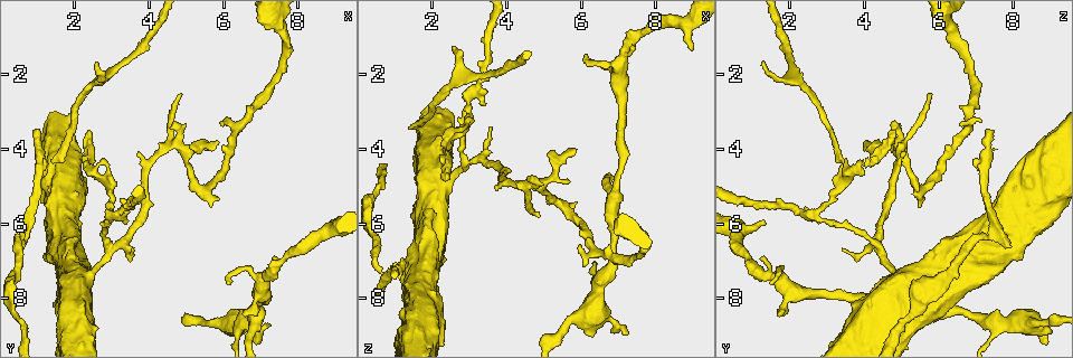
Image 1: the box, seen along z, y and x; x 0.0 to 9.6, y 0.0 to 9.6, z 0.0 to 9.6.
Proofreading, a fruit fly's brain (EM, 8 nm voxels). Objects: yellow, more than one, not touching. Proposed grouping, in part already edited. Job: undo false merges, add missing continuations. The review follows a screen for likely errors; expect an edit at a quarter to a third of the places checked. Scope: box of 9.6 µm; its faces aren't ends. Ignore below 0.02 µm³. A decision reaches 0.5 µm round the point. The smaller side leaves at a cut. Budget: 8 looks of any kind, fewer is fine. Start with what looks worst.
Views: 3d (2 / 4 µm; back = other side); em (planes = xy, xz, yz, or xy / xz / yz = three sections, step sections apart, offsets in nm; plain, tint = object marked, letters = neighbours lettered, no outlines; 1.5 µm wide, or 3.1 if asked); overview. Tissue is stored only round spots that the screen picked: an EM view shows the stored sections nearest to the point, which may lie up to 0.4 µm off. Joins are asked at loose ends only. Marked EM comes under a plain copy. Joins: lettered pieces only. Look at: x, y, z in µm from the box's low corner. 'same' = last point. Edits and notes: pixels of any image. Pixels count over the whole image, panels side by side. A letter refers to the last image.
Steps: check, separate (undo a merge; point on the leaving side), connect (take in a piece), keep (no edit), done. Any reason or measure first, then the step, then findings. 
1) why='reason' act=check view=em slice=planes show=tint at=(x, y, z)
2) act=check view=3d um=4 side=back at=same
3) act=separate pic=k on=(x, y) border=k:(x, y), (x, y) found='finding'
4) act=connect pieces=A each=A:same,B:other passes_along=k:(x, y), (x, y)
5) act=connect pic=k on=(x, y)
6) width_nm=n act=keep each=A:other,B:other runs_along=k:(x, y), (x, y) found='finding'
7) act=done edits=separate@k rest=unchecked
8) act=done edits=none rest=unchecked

why='branch stops here' act=check view=em slice=yz step=4 show=letters at=(9.05, 6.00, 1.30)

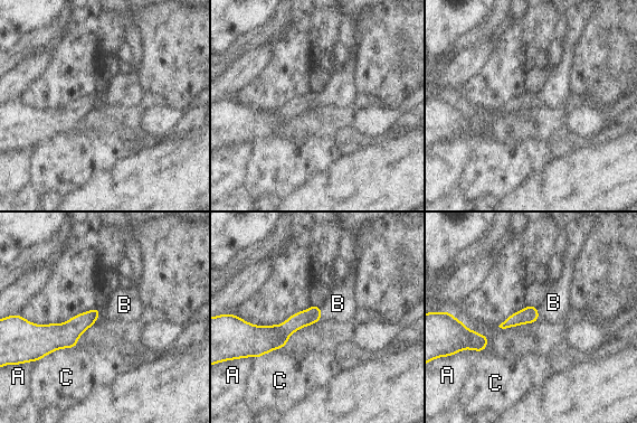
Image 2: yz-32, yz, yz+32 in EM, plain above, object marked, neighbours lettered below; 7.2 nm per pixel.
act=connect pieces=B each=A:other,B:same,C:other found='the cell continues'

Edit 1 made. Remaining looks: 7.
act=check view=overview

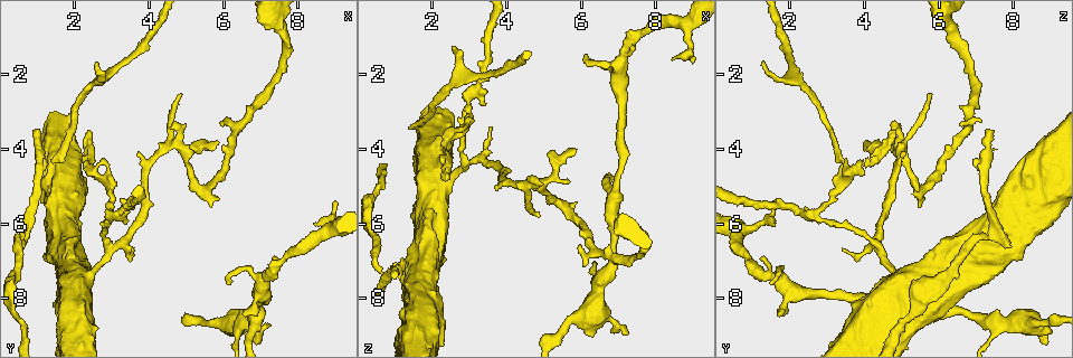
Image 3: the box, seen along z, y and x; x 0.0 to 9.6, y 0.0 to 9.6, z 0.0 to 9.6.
act=check view=3d um=4 at=(2.95, 6.65, 4.40)

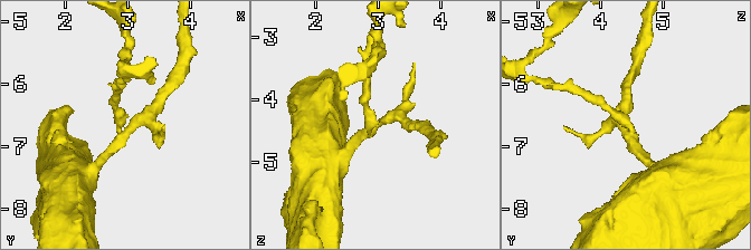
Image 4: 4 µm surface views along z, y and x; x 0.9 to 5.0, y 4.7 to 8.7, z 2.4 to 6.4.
act=check view=em slice=xy step=8 show=letters at=(2.90, 6.70, 4.40)

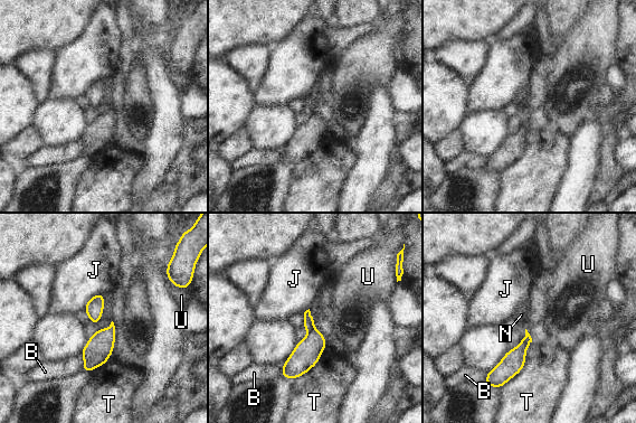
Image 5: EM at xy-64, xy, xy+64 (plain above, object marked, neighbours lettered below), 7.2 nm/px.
act=separate pic=5 on=(309, 321) each=B:other,J:other,N:other,T:other,U:other found='a second cell is stuck on'

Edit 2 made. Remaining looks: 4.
why='sudden change in width' act=check view=em slice=planes show=tint at=(6.80, 8.50, 5.35)

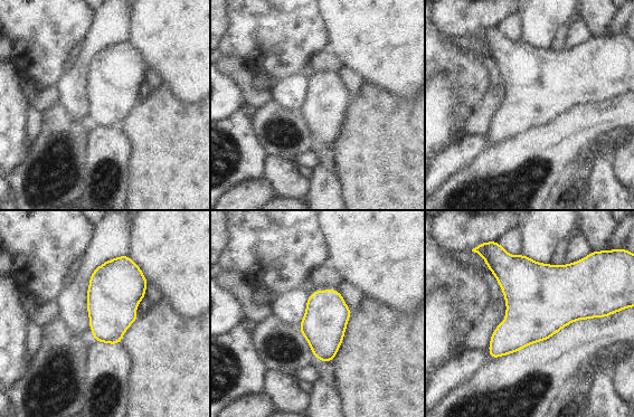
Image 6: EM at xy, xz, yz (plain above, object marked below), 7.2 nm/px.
act=check view=em slice=planes show=letters at=same

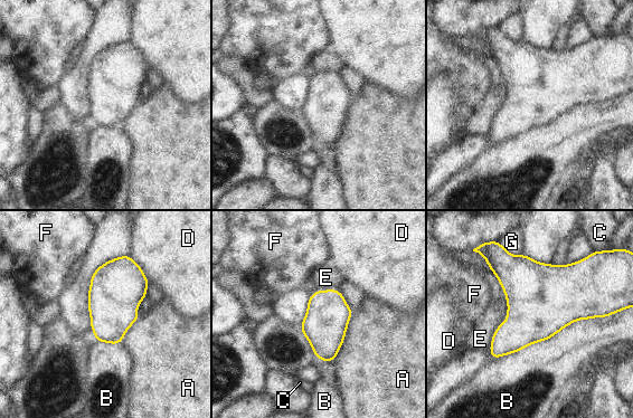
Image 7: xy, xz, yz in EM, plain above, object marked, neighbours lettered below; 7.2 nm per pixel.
width_nm=320 act=keep each=A:other,B:other,C:other,D:other,E:other,F:other,G:other border=7:(492, 271), (508, 311), (489, 347) found='continuous, no second cell'

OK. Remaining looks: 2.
act=done edits=connect@2,separate@5 rest=unchecked

